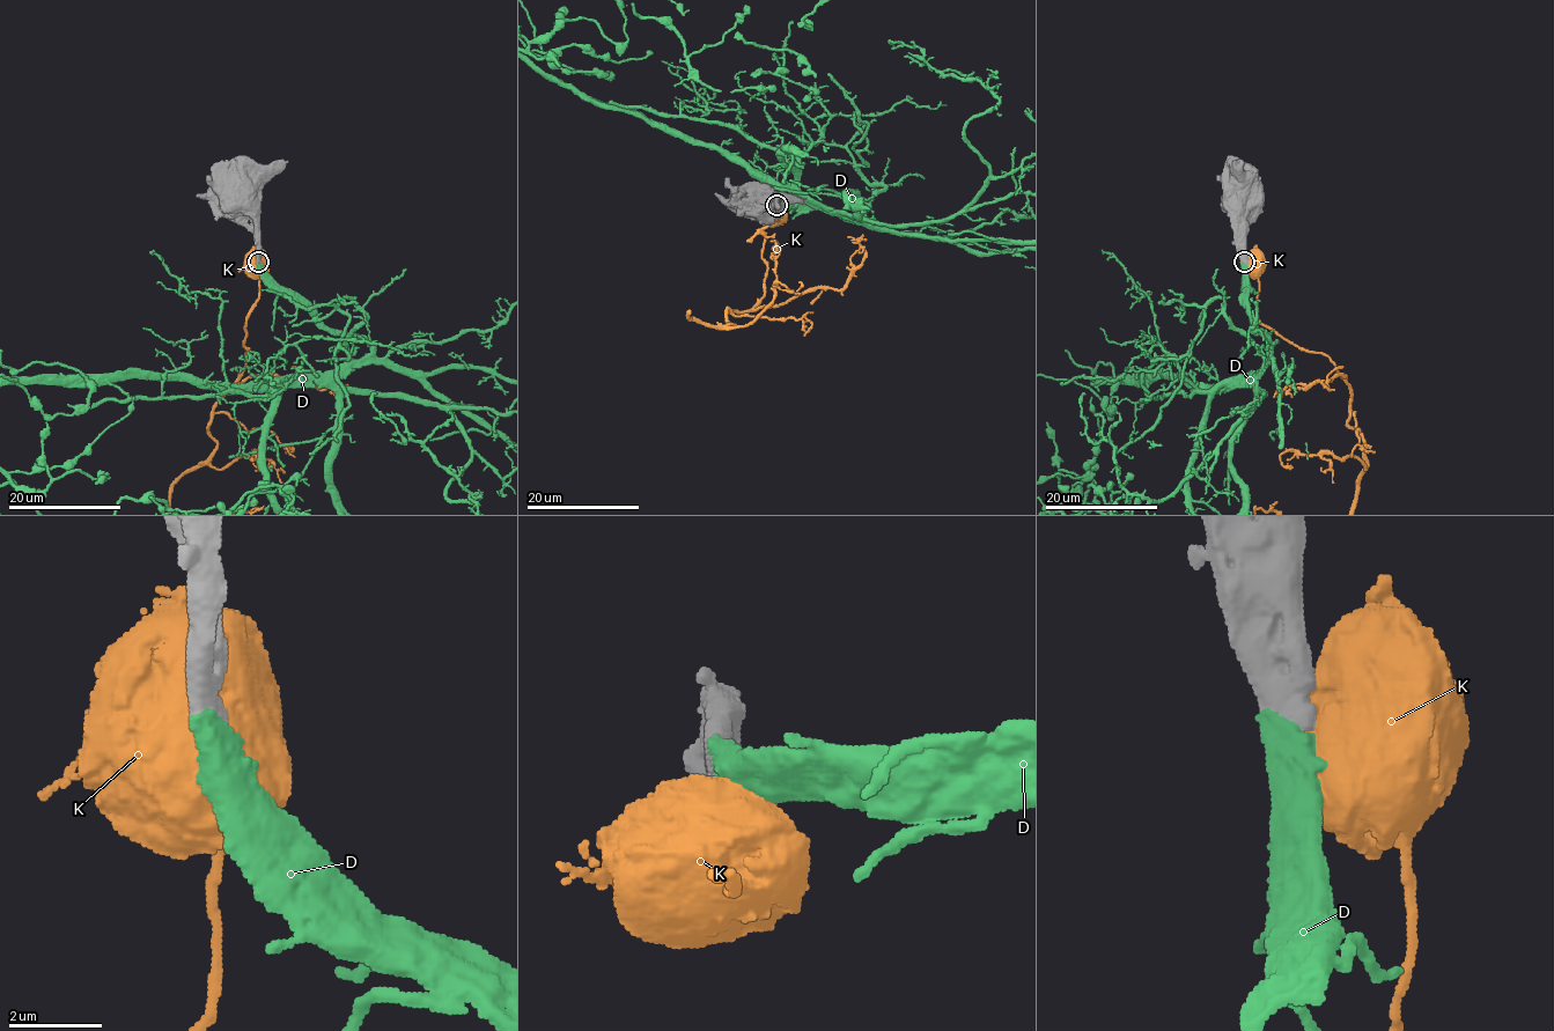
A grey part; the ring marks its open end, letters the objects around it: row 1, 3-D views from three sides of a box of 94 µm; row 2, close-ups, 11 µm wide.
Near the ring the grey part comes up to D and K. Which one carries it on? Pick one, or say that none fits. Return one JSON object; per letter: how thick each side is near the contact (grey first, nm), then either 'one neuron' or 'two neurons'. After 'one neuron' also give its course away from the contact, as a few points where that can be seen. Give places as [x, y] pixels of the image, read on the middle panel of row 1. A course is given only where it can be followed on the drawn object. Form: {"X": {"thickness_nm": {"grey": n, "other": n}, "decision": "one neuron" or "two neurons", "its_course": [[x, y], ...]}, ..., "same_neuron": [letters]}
{"D": {"thickness_nm": {"grey": 800, "other": 650}, "decision": "one neuron"}, "K": {"thickness_nm": {"grey": 750, "other": 1000}, "decision": "two neurons"}, "same_neuron": ["D"]}

